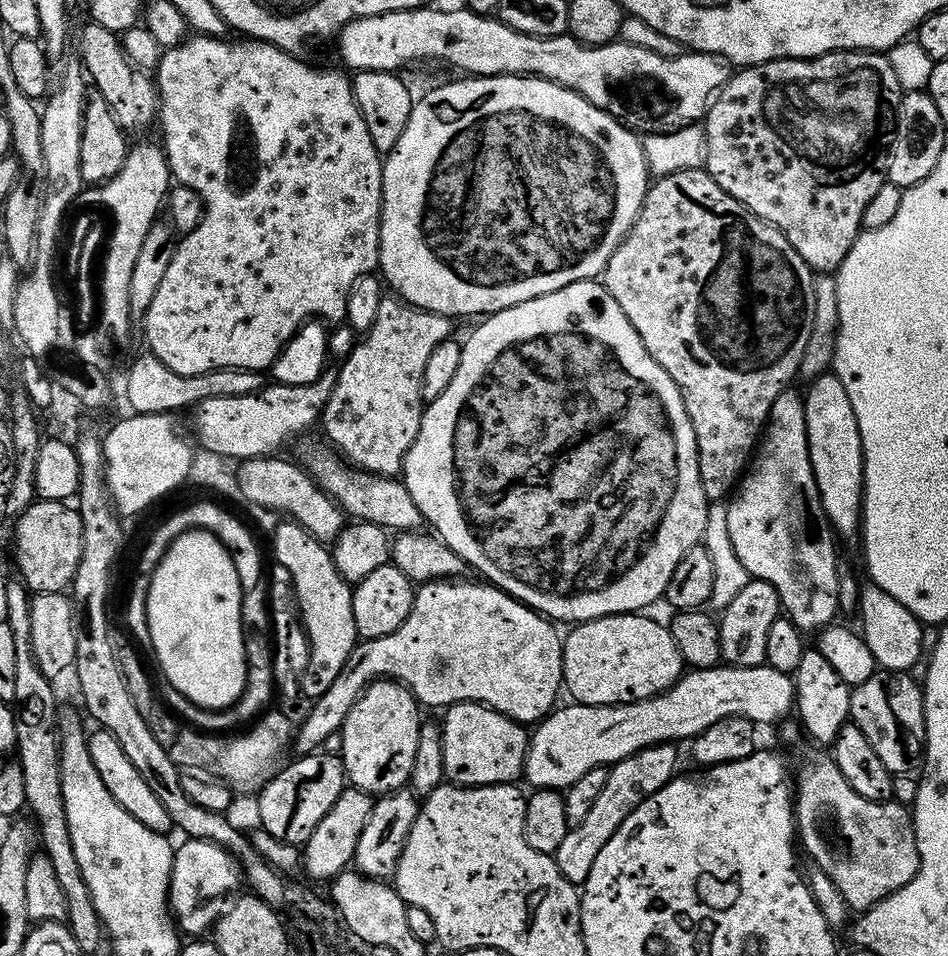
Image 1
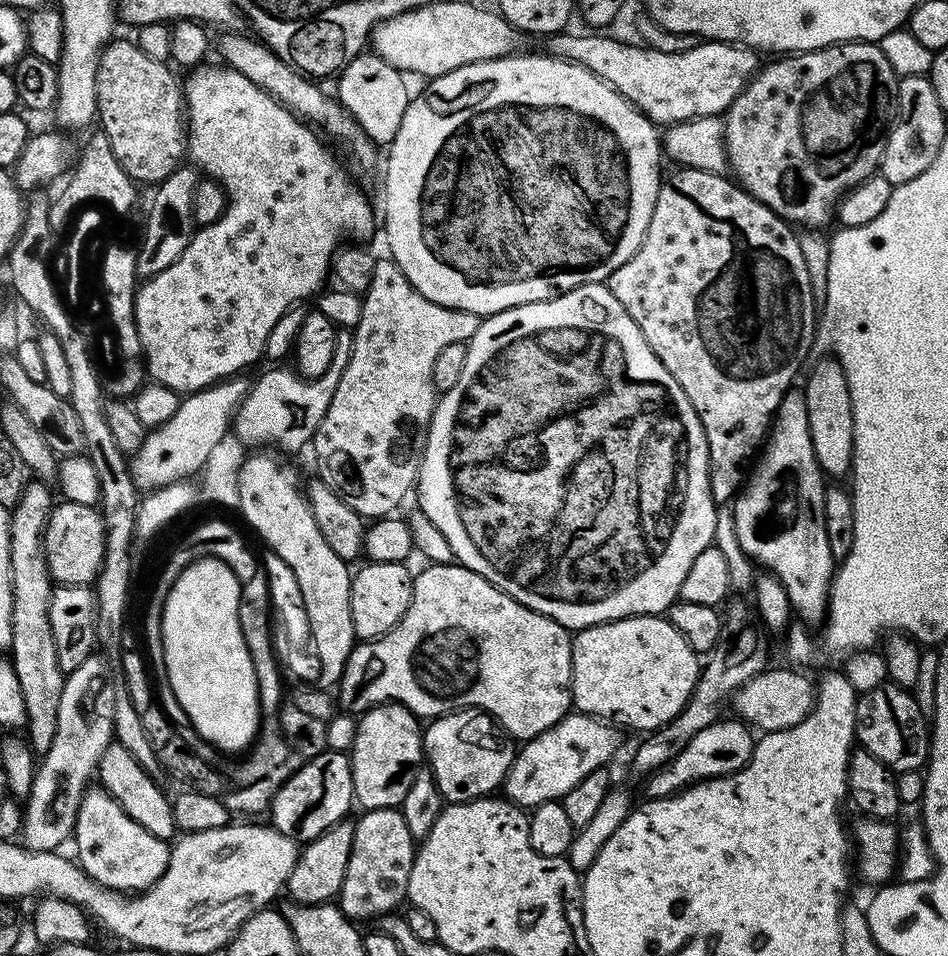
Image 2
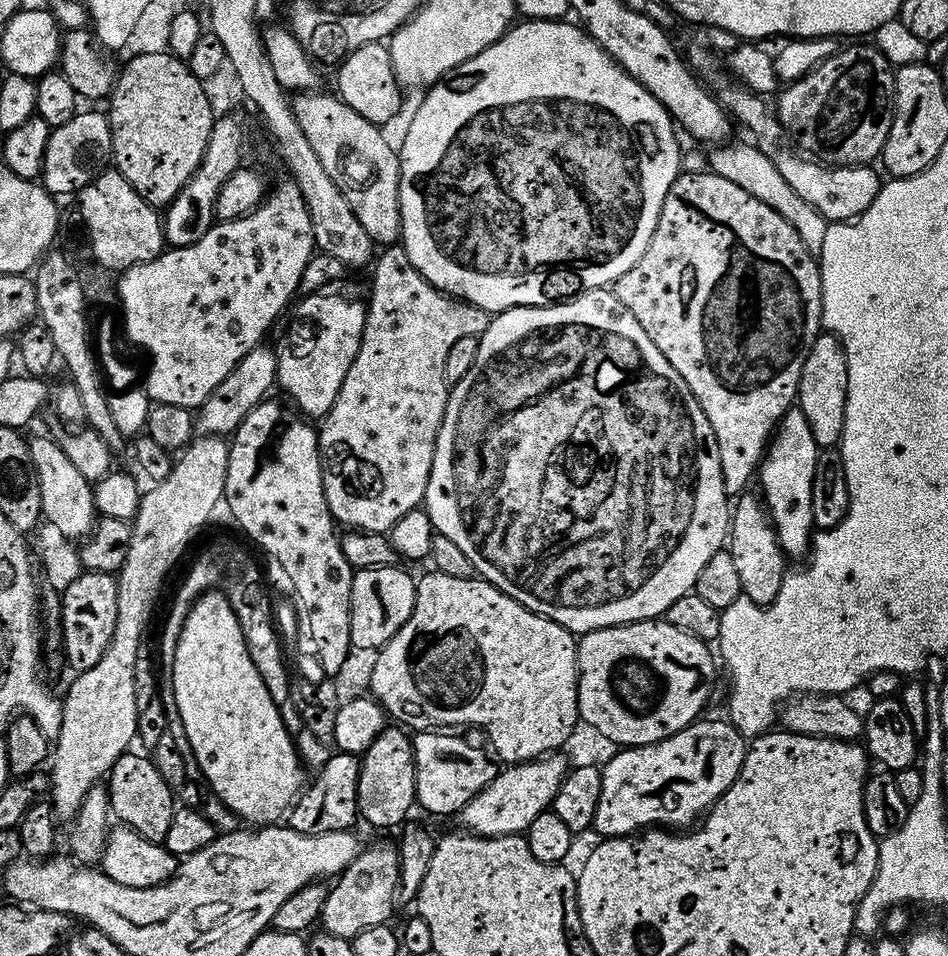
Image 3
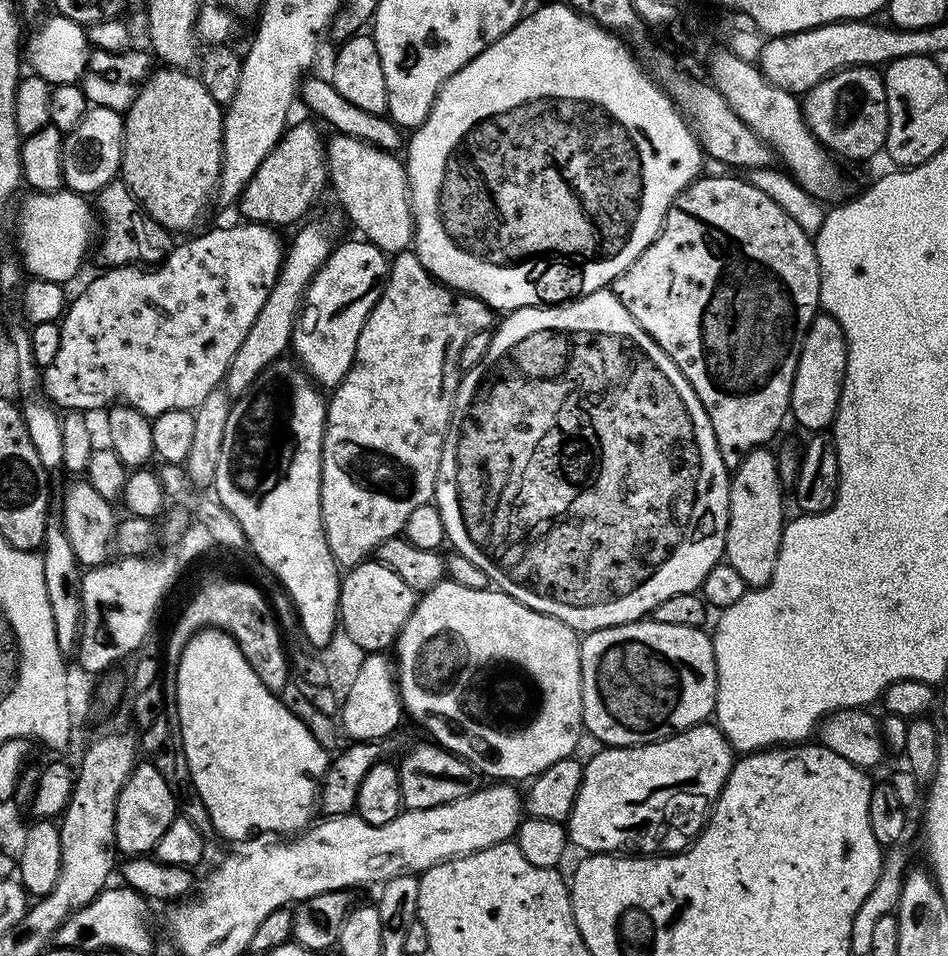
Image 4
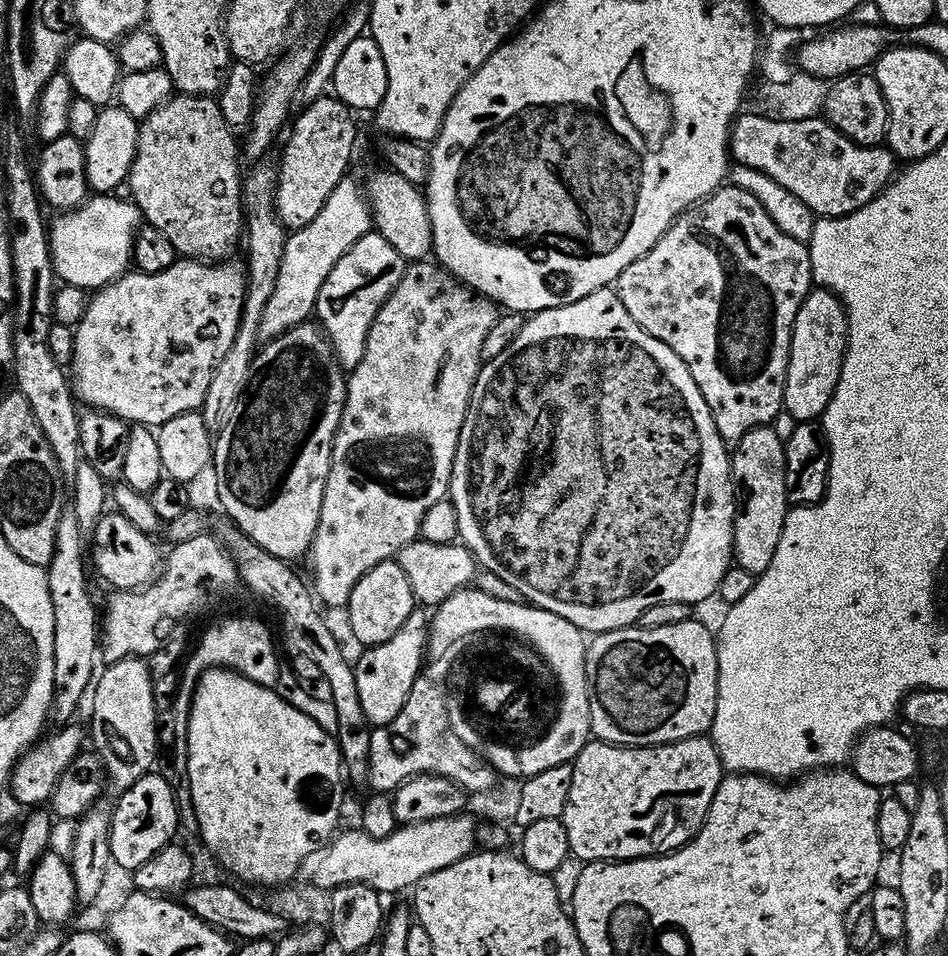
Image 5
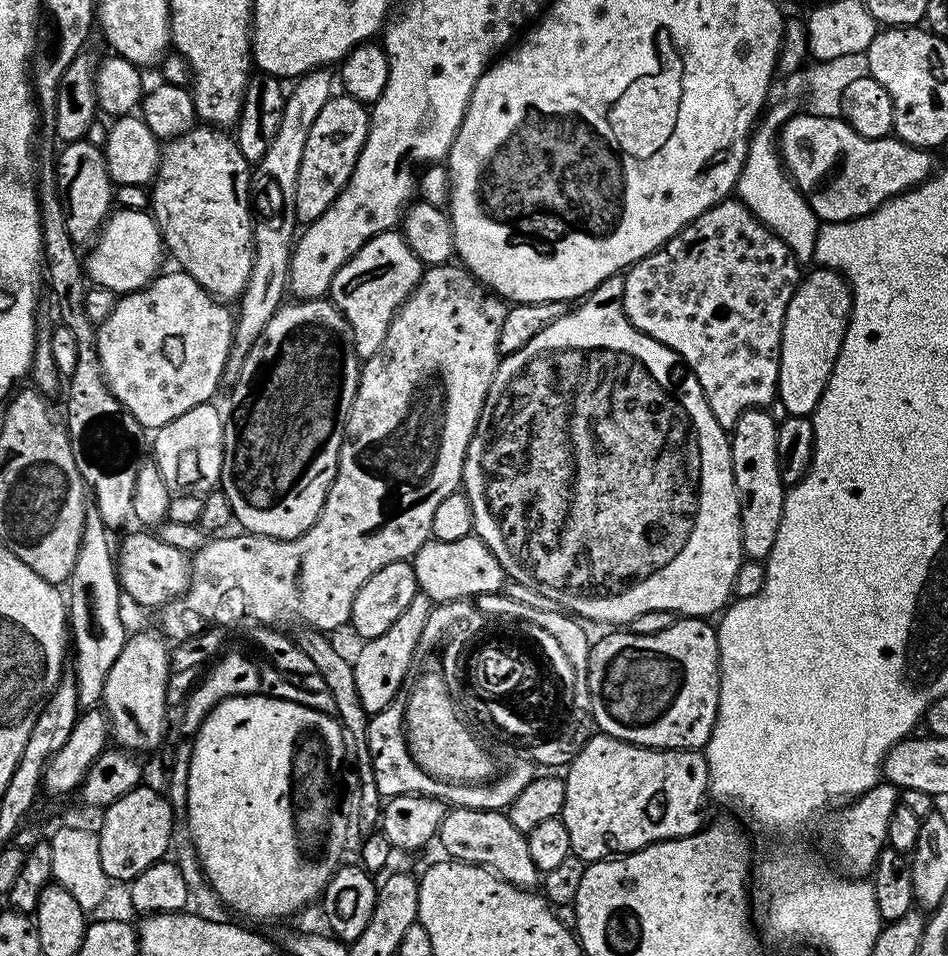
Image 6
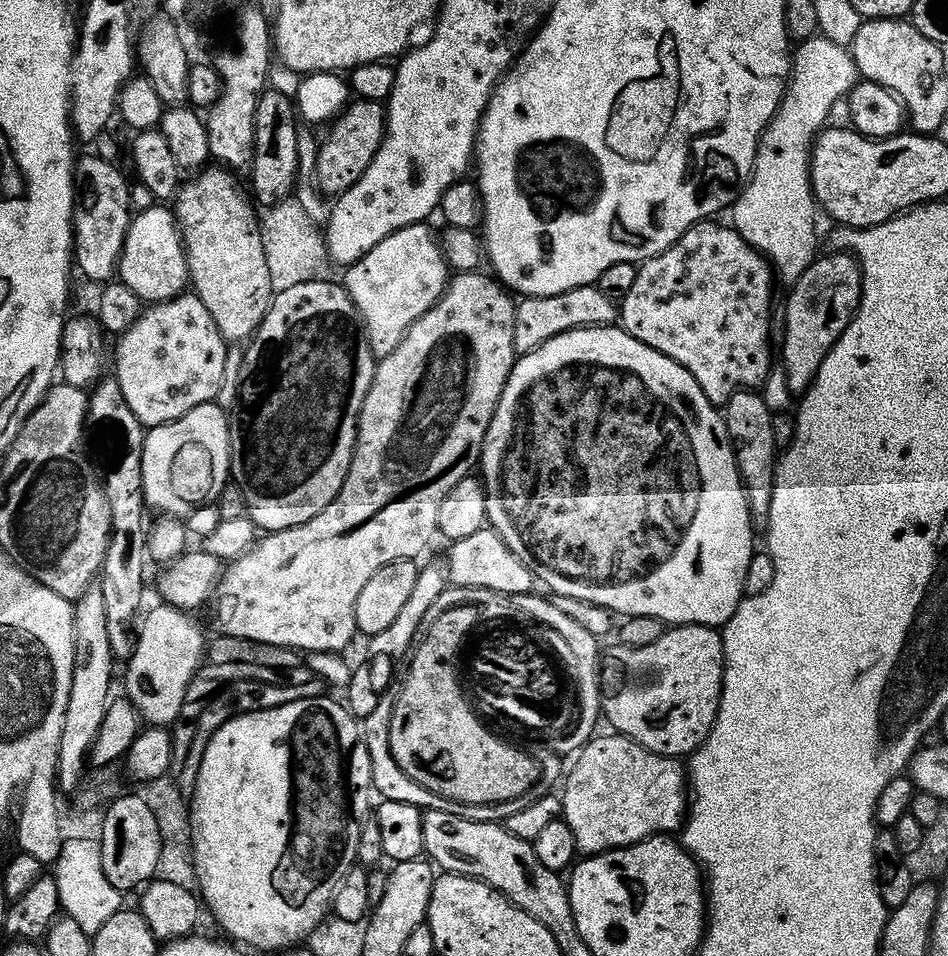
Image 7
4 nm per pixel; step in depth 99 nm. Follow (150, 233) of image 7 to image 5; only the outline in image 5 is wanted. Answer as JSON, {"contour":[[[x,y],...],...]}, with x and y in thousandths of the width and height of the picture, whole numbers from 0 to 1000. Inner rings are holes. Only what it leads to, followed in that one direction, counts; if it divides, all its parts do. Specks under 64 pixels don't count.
{"contour":[[[97,203],[88,213],[62,223],[59,231],[51,234],[51,260],[55,263],[55,280],[69,297],[77,297],[90,303],[110,300],[117,293],[136,283],[140,271],[139,257],[150,234],[150,227],[138,208],[126,209],[122,203]]]}

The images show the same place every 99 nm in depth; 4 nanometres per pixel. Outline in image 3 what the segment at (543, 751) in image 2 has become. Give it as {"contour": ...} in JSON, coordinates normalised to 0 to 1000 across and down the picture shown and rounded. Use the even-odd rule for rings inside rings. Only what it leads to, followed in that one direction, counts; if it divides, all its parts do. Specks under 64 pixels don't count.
{"contour":[[[583,785],[566,795],[552,795],[550,799],[537,799],[524,806],[521,815],[508,825],[483,851],[491,867],[504,874],[537,874],[556,871],[559,860],[568,851],[579,848],[584,831],[601,798],[594,786]]]}

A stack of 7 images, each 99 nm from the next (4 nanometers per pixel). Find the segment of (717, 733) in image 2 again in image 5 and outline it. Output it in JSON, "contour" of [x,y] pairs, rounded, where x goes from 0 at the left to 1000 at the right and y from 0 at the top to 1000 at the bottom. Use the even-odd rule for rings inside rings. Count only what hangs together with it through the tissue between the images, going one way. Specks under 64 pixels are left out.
{"contour":[[[746,769],[729,770],[723,774],[712,774],[709,778],[688,778],[684,782],[651,780],[638,778],[628,772],[621,773],[620,779],[602,796],[603,817],[601,818],[601,835],[595,844],[594,860],[597,864],[597,877],[601,877],[601,892],[609,895],[612,902],[649,902],[651,900],[675,900],[679,895],[695,895],[712,891],[726,880],[734,876],[734,869],[743,862],[749,839],[757,826],[761,816],[766,811],[766,804],[755,788],[755,780]]]}

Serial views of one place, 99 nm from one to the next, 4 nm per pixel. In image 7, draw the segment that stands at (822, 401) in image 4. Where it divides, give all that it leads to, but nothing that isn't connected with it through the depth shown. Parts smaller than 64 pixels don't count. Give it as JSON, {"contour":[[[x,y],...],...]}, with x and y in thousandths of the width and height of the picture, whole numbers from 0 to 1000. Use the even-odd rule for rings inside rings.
{"contour":[[[889,262],[874,263],[874,268],[862,267],[853,280],[836,294],[831,301],[831,319],[827,322],[827,378],[825,384],[829,400],[835,412],[846,412],[861,397],[863,383],[867,383],[867,374],[884,358],[884,354],[892,345],[892,341],[903,329],[903,321],[907,319],[909,304],[909,287],[907,274],[897,264]]]}

